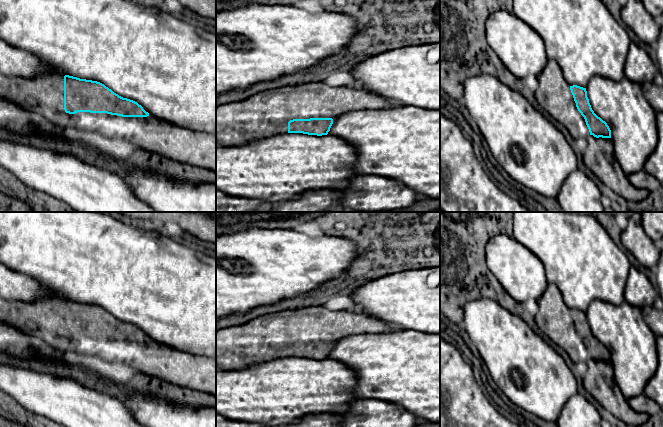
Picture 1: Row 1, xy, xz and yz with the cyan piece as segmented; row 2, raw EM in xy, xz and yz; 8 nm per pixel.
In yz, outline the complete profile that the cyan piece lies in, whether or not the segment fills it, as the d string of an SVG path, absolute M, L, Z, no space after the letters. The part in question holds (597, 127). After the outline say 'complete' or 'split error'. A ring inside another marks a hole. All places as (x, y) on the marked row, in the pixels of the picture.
M548 59L538 77L538 87L534 95L539 105L554 119L563 124L573 138L586 138L589 135L593 135L596 138L611 138L611 130L607 123L592 110L586 88L577 85L570 86L555 60Z; split error

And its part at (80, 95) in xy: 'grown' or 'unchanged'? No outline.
grown

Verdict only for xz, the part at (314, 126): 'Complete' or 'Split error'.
Split error

